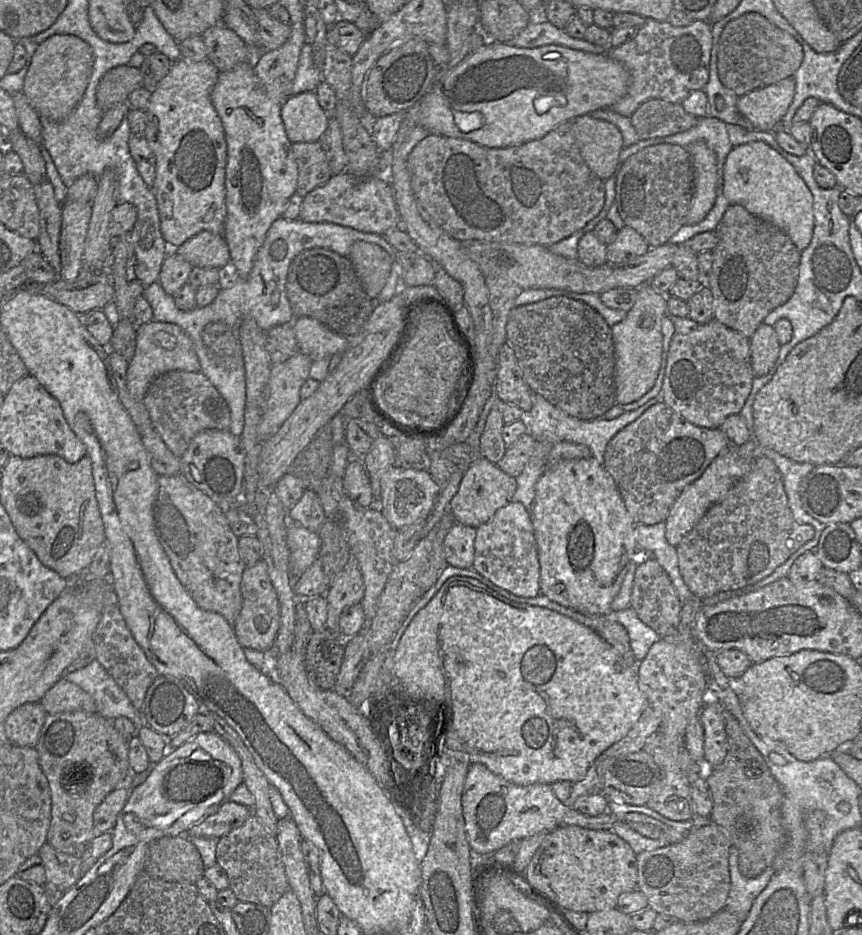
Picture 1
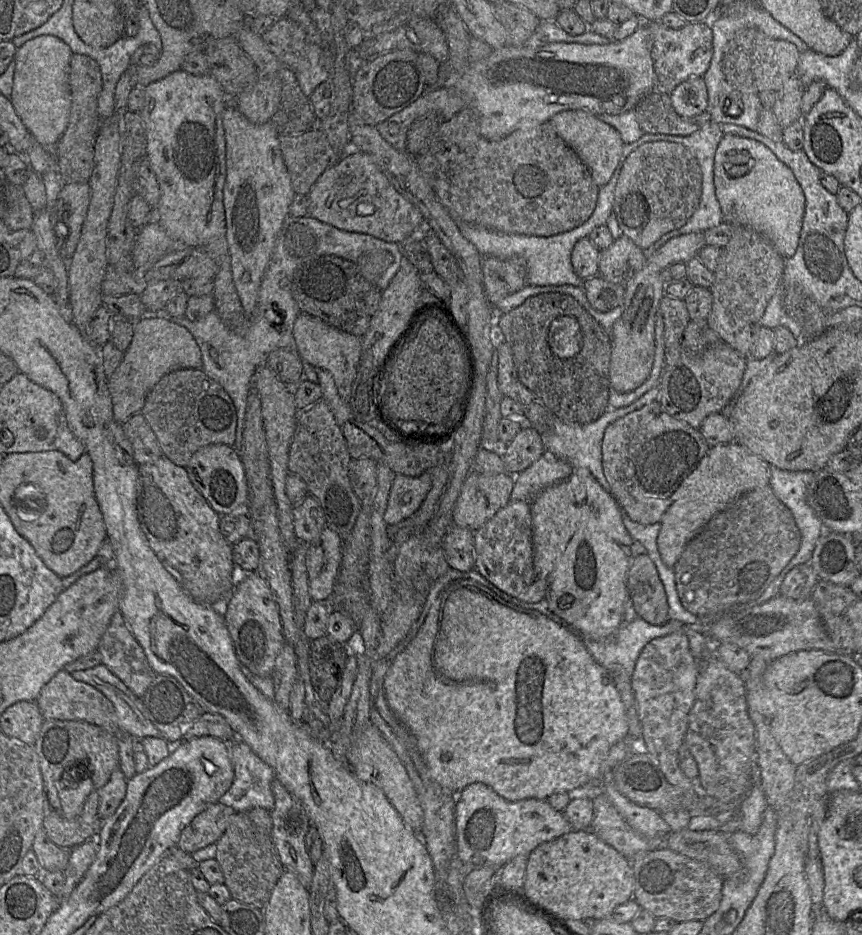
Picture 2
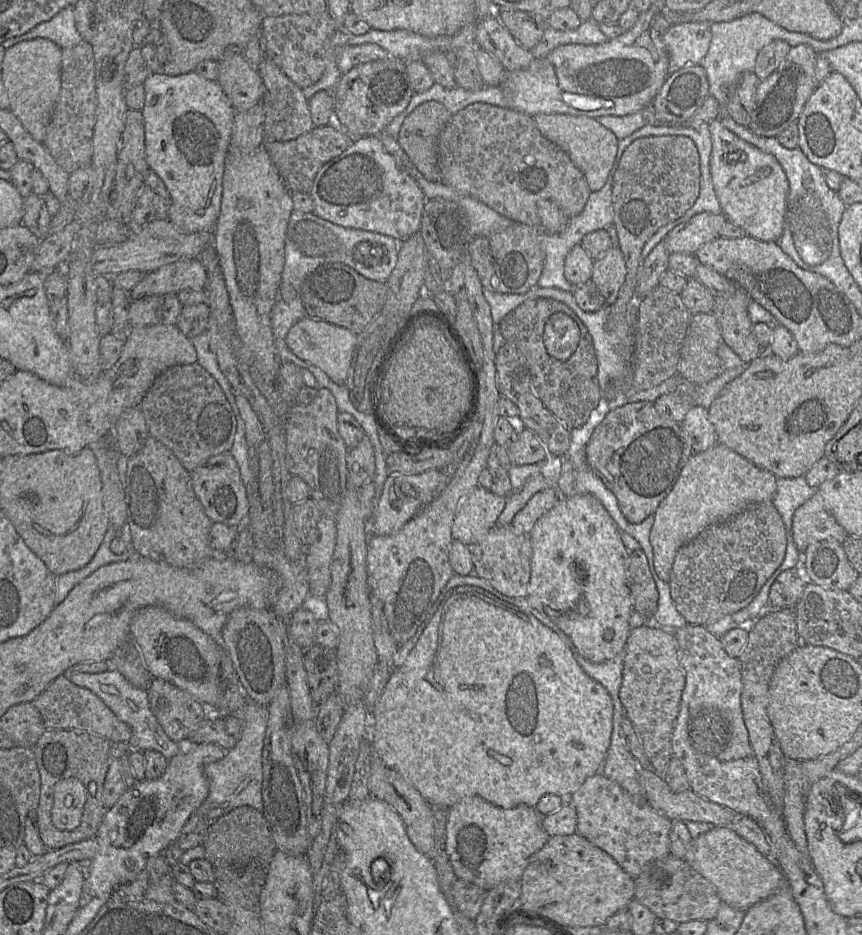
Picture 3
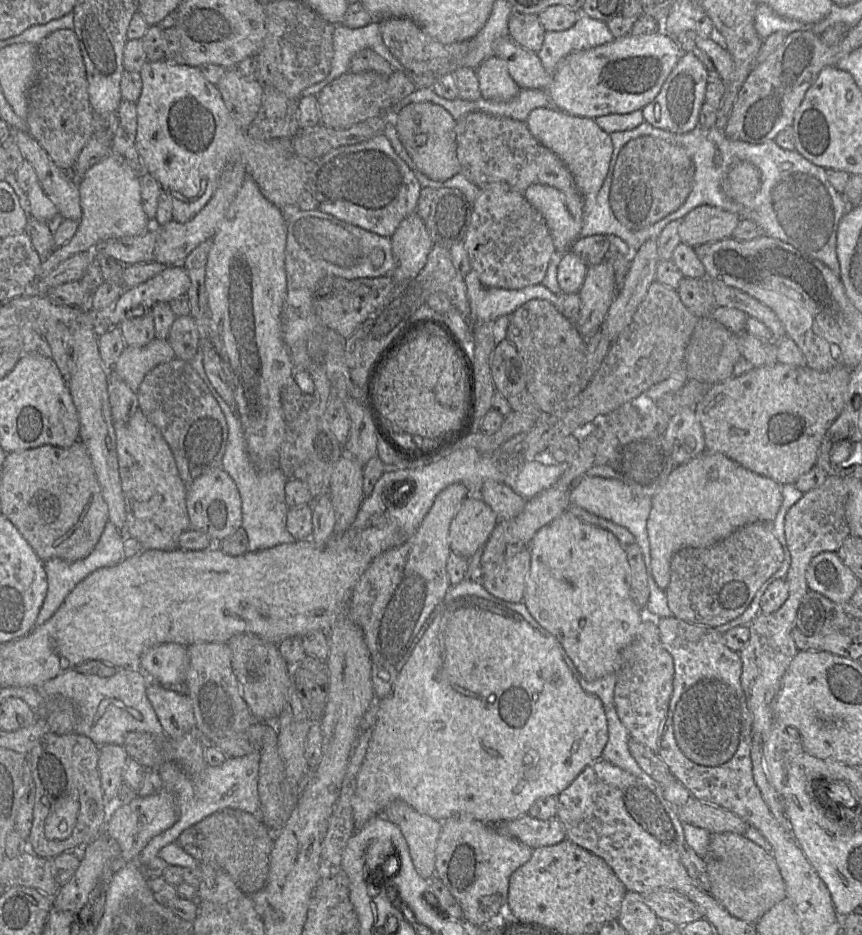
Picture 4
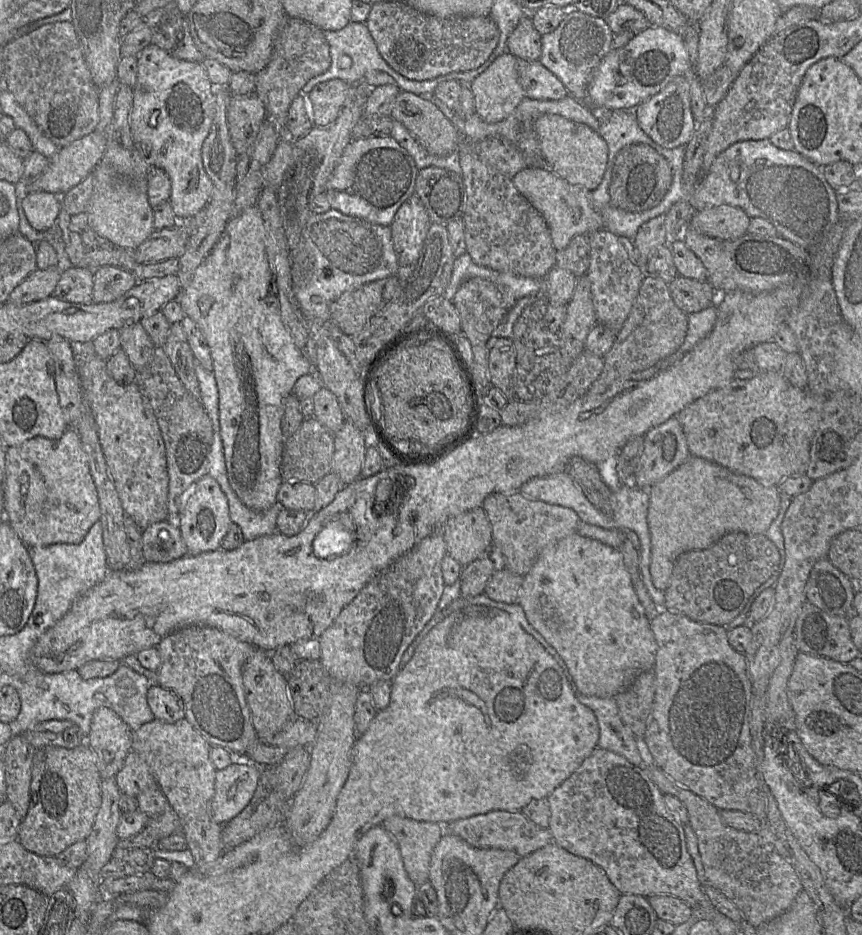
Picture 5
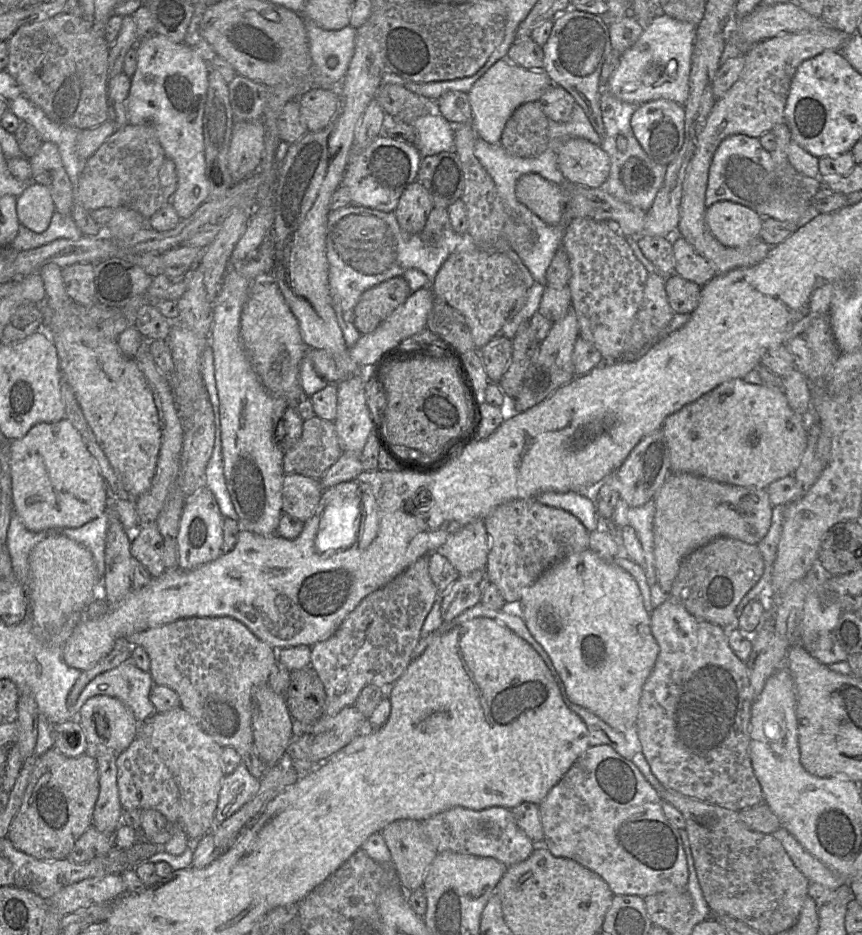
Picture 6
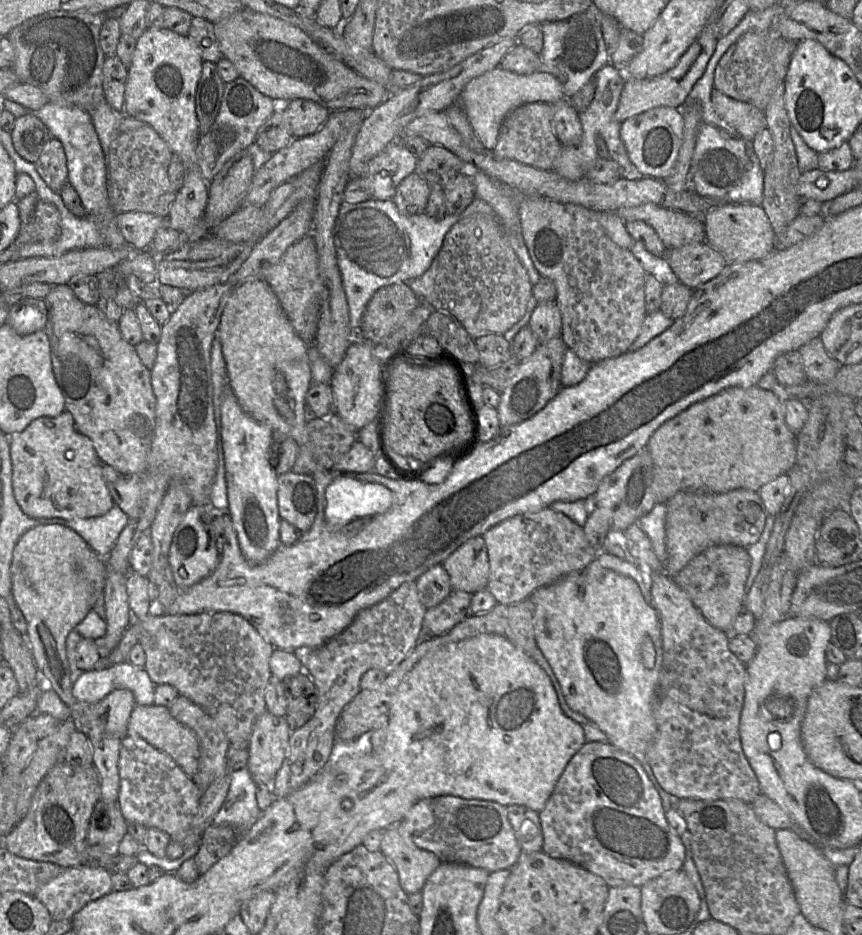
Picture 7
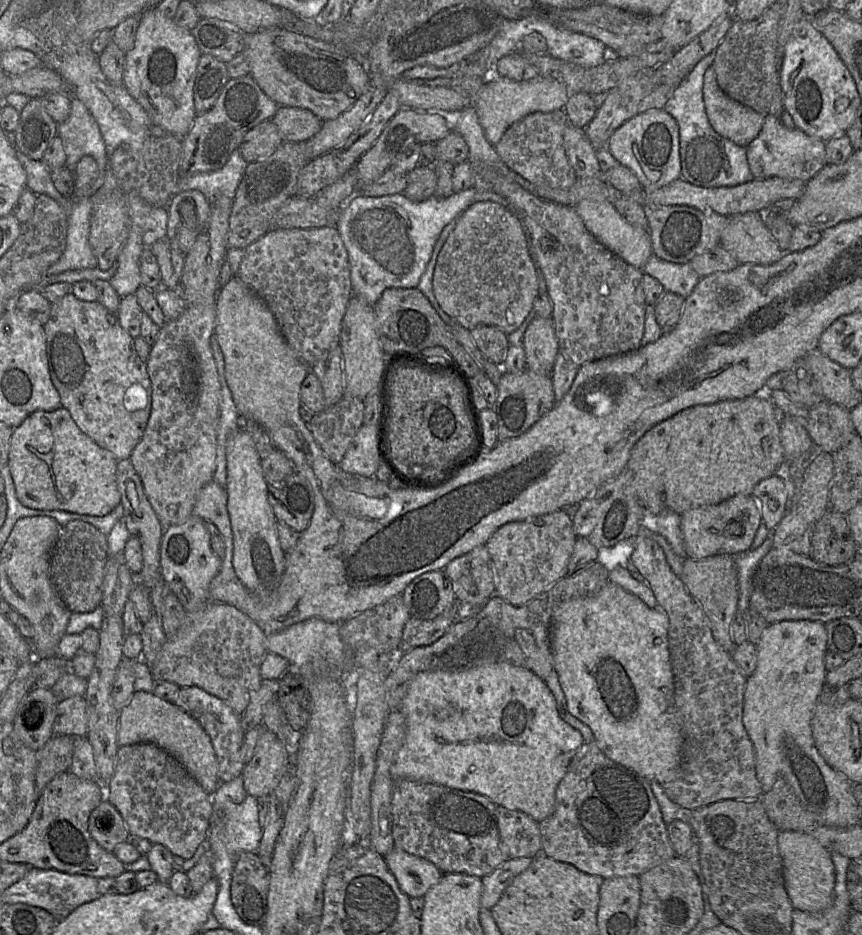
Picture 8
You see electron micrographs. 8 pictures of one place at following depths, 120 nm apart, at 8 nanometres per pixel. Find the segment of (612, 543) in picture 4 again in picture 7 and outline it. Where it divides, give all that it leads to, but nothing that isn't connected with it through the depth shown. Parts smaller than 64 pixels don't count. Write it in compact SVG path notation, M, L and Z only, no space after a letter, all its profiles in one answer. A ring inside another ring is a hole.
M596 560L594 563L589 563L578 573L570 573L538 588L527 599L531 599L535 606L534 631L537 646L555 673L568 706L593 721L606 734L607 742L612 746L632 755L640 764L646 762L645 752L657 729L653 714L653 703L662 667L663 644L657 611L646 603L637 583L627 576L603 568Z

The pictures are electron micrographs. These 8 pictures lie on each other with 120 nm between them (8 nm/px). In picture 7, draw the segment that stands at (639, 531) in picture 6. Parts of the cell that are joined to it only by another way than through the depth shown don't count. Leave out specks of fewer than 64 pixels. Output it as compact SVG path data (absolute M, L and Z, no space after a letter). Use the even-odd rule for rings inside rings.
M656 503L653 508L643 515L637 524L648 536L658 560L665 566L667 550L665 543L665 522L667 507L665 503Z

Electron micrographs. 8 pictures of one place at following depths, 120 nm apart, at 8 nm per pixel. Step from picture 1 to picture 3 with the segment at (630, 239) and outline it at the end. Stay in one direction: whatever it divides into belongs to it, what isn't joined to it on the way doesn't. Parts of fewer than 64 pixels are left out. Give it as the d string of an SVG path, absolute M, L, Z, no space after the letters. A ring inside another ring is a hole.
M612 246L604 255L594 260L591 282L605 298L605 305L615 302L626 273L626 263L617 246Z

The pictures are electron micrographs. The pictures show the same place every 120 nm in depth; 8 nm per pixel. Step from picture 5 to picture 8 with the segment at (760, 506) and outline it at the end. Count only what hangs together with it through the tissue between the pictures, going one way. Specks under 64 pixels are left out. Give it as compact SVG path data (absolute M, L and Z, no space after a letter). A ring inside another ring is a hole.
M735 495L715 505L688 510L681 514L685 558L703 559L717 554L737 555L750 549L761 524L761 510L752 495Z

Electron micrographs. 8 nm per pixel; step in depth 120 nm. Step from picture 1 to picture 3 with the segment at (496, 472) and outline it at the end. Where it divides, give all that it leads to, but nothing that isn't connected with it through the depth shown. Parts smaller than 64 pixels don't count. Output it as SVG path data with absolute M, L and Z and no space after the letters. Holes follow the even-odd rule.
M478 485L460 504L452 523L452 538L469 547L481 541L496 525L507 497Z

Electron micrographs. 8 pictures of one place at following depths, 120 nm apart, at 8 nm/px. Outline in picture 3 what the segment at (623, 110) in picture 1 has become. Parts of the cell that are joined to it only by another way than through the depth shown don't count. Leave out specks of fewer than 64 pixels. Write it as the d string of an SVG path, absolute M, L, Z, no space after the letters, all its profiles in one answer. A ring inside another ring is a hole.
M686 22L672 25L662 40L669 55L668 76L687 65L701 64L712 33L709 22Z

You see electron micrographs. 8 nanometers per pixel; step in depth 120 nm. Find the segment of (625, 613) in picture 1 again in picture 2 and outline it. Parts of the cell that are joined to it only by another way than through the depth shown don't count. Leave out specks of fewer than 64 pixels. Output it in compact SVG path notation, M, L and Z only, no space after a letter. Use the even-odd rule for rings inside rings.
M637 616L632 622L623 622L623 624L611 636L605 640L593 640L582 638L585 646L595 662L604 667L612 676L614 674L626 673L631 677L637 659L645 645L654 638L683 630L684 624L677 620L668 620L663 625L652 625Z

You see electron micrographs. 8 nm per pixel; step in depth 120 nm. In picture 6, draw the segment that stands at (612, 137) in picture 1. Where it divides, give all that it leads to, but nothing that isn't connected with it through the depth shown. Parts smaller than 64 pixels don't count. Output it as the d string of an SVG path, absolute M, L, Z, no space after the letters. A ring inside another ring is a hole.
M569 138L562 142L557 164L568 182L590 188L603 188L611 167L610 158L600 145L583 138Z

